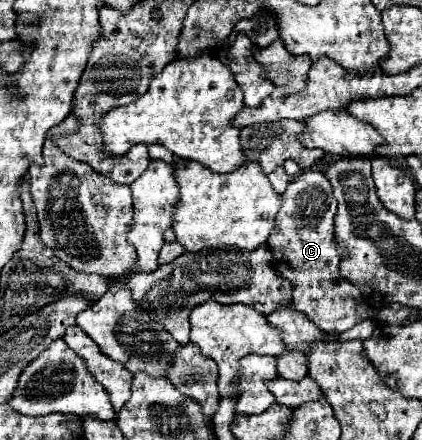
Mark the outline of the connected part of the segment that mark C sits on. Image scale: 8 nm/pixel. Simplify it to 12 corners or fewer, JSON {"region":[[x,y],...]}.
{"region":[[323,172],[289,182],[273,266],[323,332],[377,308],[341,278],[337,200]]}

